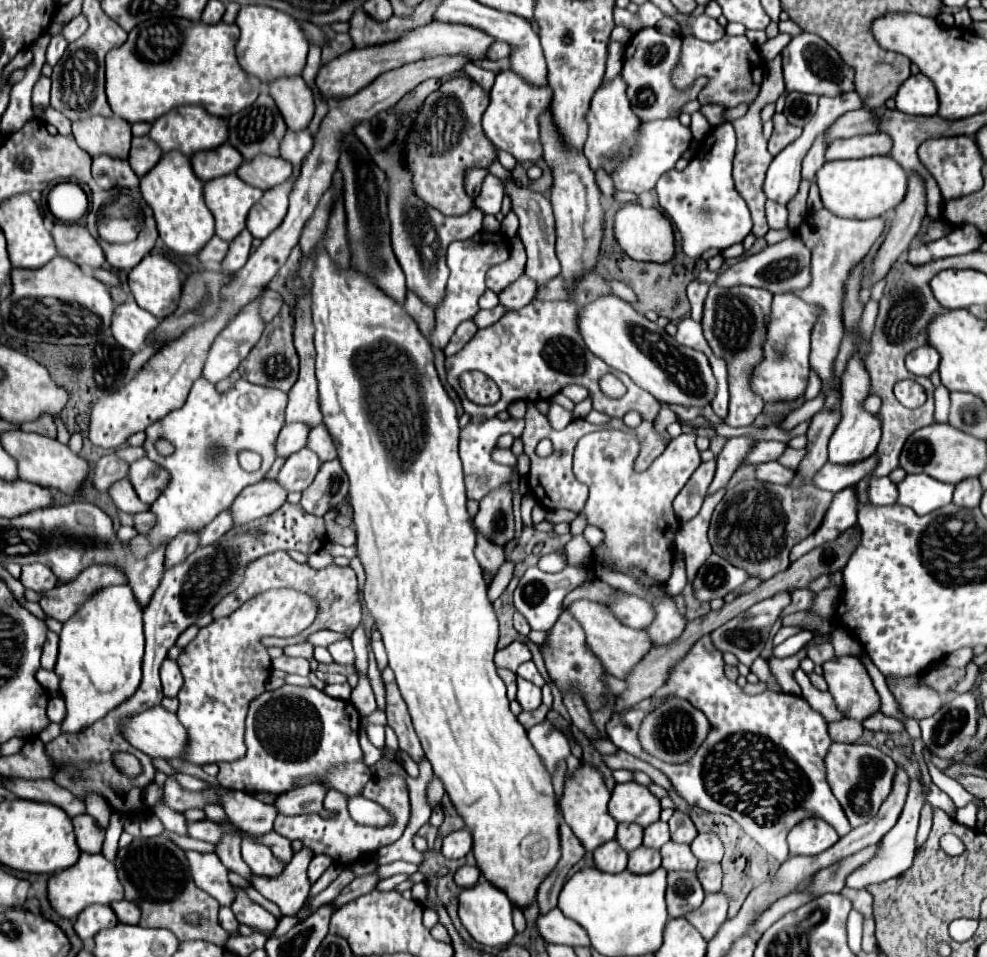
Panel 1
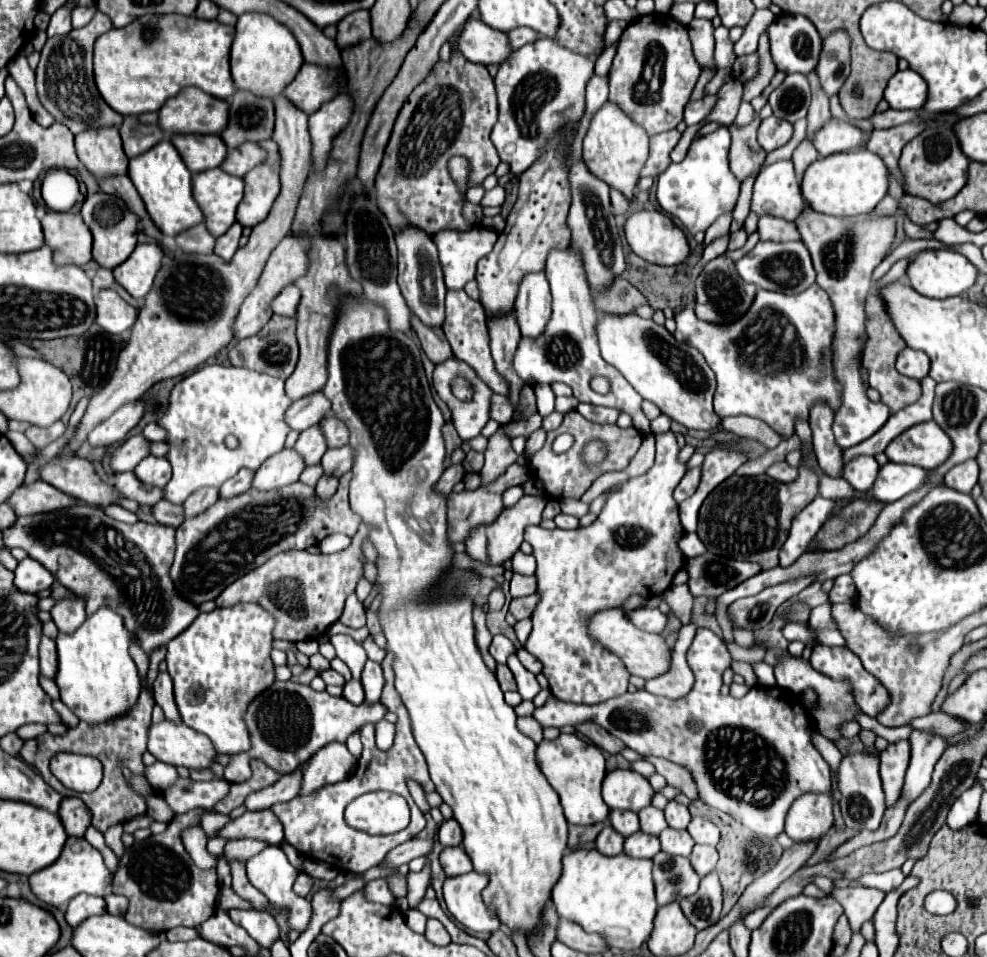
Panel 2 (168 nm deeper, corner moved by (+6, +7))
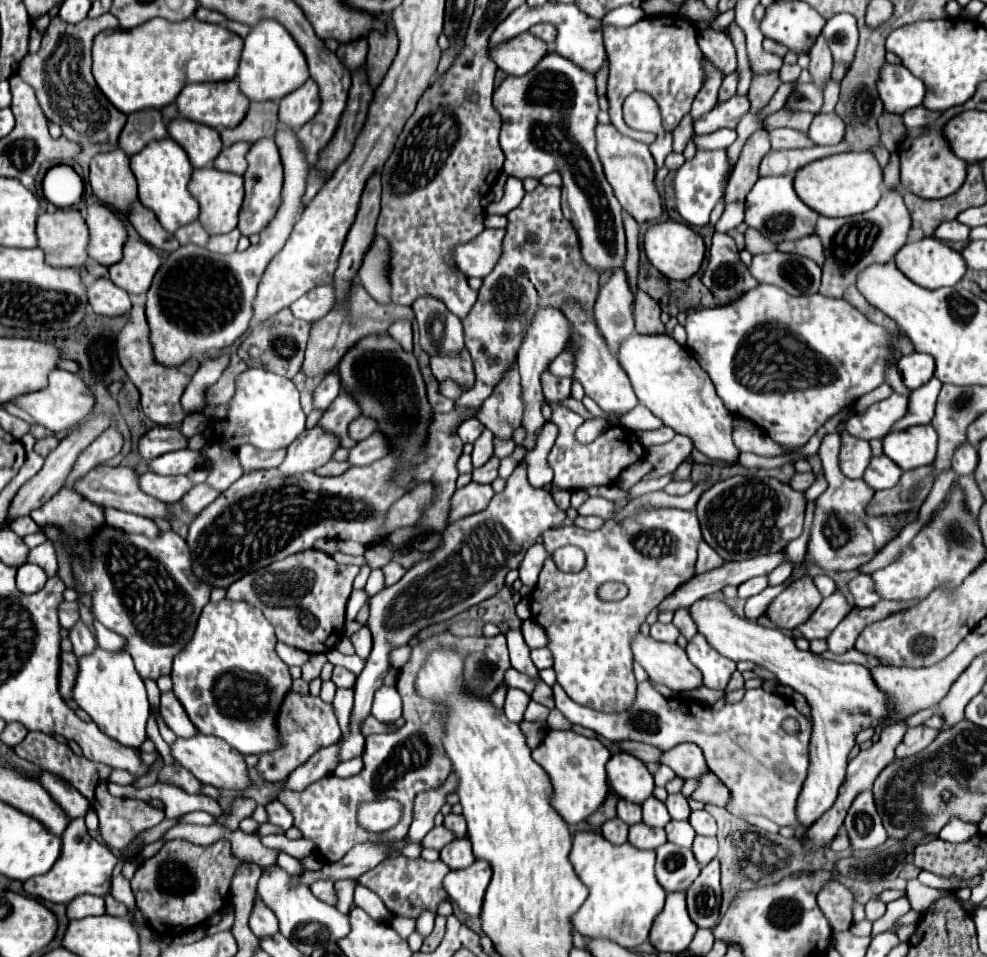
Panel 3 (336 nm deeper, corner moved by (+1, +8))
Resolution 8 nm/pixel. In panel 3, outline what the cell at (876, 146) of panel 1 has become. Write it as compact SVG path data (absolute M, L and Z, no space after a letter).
M819 113L811 121L807 135L815 145L837 145L843 141L843 125L845 123L835 113Z

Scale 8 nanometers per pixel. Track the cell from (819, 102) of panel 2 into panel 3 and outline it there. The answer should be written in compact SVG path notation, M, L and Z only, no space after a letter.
M823 35L817 37L815 45L811 47L811 63L809 63L809 73L813 75L813 83L823 87L825 79L831 75L833 67L833 57L827 47L827 39Z

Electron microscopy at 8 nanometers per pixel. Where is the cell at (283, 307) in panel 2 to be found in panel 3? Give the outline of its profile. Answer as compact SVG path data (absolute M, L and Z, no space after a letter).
M319 285L313 291L299 297L291 305L291 311L293 311L293 315L297 319L303 319L307 323L315 323L315 321L319 321L323 315L327 315L331 311L333 303L335 303L333 287L331 285Z

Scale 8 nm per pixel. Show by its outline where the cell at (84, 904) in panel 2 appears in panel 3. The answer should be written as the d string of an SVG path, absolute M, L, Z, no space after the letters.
M79 895L67 905L69 919L83 919L89 915L105 915L105 901L97 895Z

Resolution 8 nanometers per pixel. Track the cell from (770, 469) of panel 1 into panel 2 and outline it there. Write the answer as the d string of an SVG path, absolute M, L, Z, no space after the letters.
M782 460L782 462L774 462L766 470L766 474L774 480L780 480L780 482L792 482L796 478L796 468L792 468L786 460Z

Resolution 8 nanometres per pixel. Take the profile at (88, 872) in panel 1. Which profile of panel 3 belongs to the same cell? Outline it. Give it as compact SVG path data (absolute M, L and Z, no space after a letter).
M77 817L61 835L61 855L55 861L53 869L47 875L27 879L23 883L23 889L27 895L41 897L51 903L63 903L63 905L67 905L69 901L85 893L105 895L111 887L111 873L113 873L115 863L117 863L117 857L109 851L109 847L91 839L85 827L85 819Z

